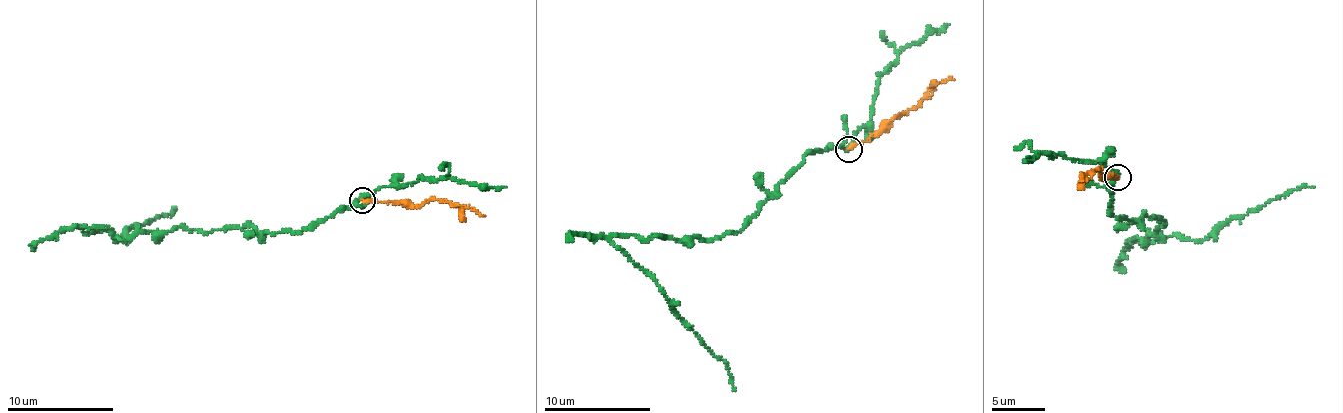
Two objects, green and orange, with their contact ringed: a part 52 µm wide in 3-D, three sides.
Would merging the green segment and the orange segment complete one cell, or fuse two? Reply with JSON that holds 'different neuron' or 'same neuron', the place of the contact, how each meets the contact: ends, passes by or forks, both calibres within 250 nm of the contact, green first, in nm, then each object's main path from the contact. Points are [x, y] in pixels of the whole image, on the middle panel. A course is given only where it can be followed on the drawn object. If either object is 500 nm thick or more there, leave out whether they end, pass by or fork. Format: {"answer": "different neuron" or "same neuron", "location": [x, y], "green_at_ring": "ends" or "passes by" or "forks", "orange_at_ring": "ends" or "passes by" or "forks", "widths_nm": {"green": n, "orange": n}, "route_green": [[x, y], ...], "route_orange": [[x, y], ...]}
{"answer": "different neuron", "location": [848, 149], "green_at_ring": "forks", "orange_at_ring": "ends", "widths_nm": {"green": 140, "orange": 190}, "route_green": [[849, 148], [827, 146], [804, 157], [734, 234], [646, 239], [616, 234], [611, 239], [723, 360], [735, 390]], "route_orange": [[849, 148], [875, 136], [894, 118], [915, 106], [939, 82], [954, 79]]}

